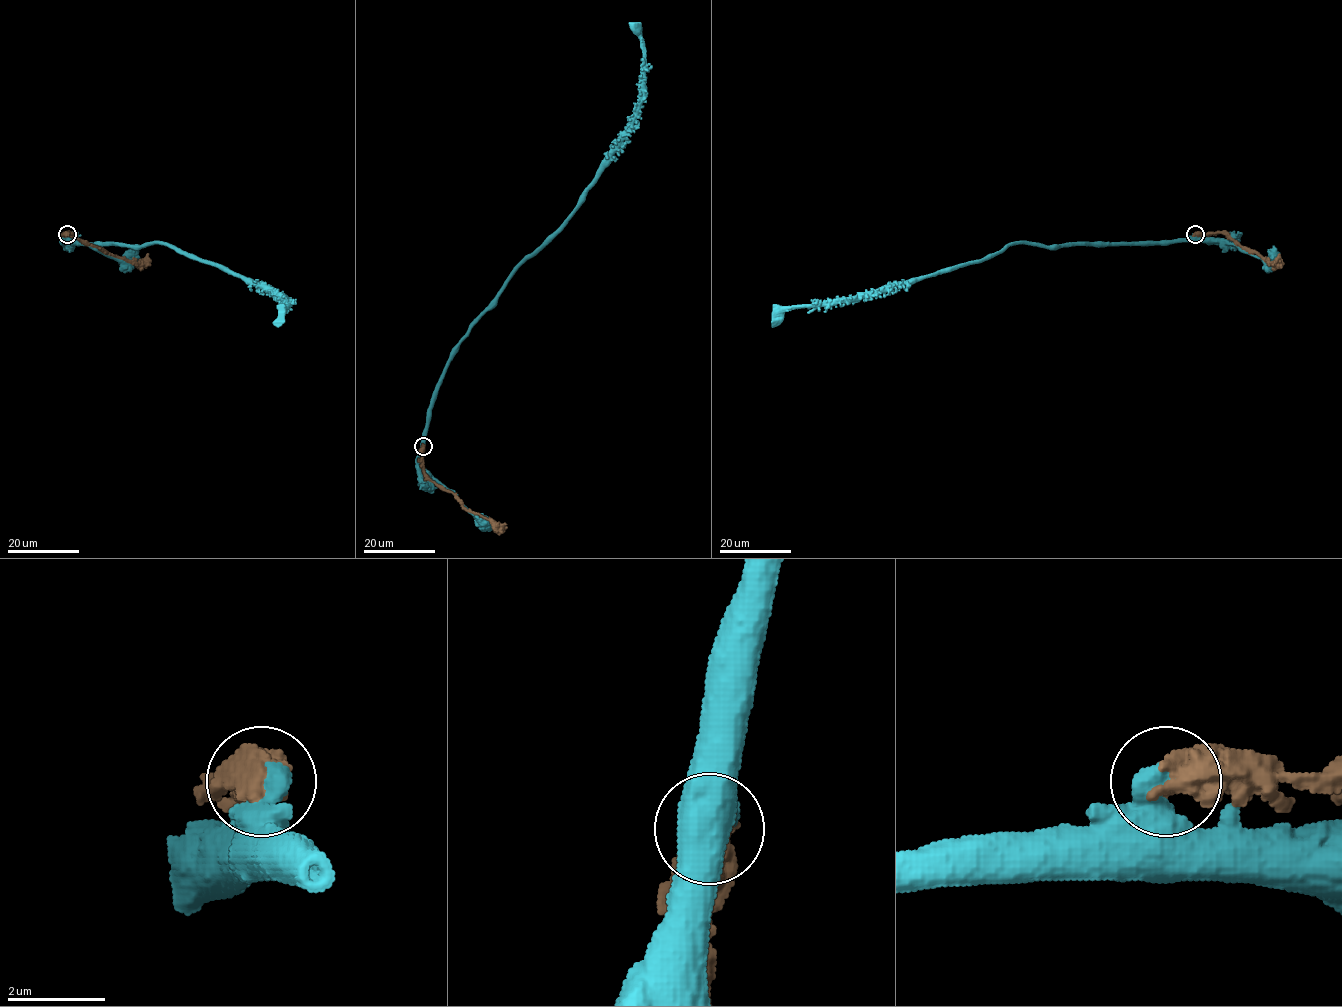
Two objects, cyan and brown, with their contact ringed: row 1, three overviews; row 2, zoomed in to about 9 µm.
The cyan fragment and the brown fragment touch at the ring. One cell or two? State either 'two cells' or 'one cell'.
two cells

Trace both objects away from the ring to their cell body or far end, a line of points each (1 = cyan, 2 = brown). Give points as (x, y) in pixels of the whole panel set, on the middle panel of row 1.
1: (422, 446), (428, 410), (452, 350), (506, 280), (571, 213), (633, 115), (641, 89), (643, 39), (633, 23)
2: (422, 446), (422, 471), (448, 489), (468, 510), (491, 519), (504, 530)

